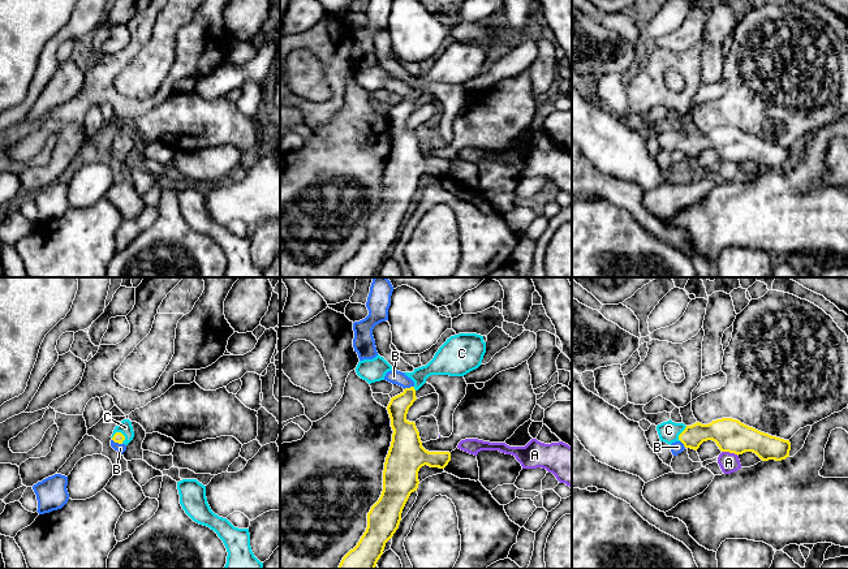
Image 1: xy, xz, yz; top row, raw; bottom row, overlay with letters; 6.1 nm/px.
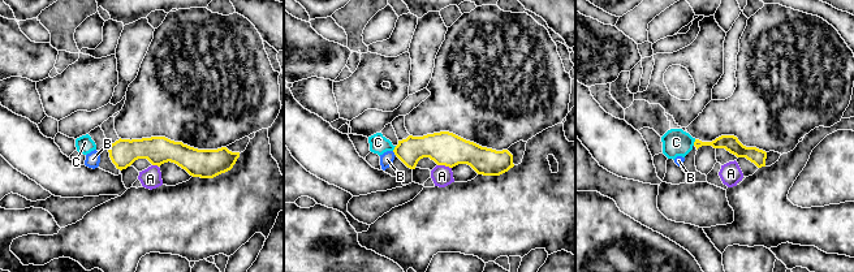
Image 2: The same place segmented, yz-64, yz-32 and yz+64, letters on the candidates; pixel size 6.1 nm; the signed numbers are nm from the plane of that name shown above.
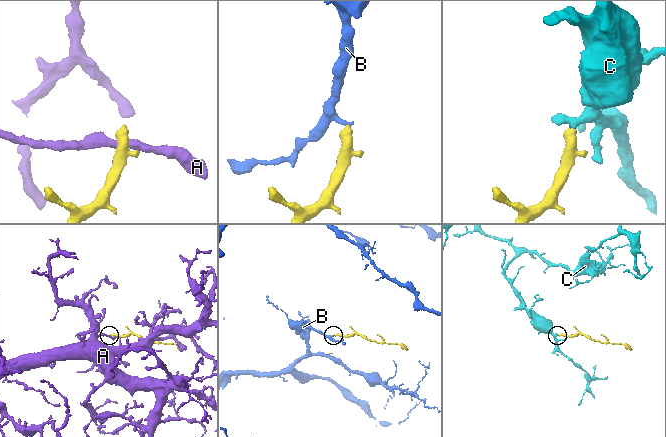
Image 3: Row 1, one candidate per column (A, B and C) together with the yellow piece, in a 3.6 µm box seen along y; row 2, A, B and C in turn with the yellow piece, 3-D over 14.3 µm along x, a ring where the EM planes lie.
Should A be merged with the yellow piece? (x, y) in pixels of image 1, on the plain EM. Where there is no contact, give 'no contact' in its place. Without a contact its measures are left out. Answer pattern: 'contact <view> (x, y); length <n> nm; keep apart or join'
contact yz (730, 160); length 110 nm; keep apart

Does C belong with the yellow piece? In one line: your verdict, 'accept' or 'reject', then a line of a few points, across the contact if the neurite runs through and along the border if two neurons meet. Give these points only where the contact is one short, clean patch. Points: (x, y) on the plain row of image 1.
accept; line xy (119, 146), (124, 145), (125, 136)

